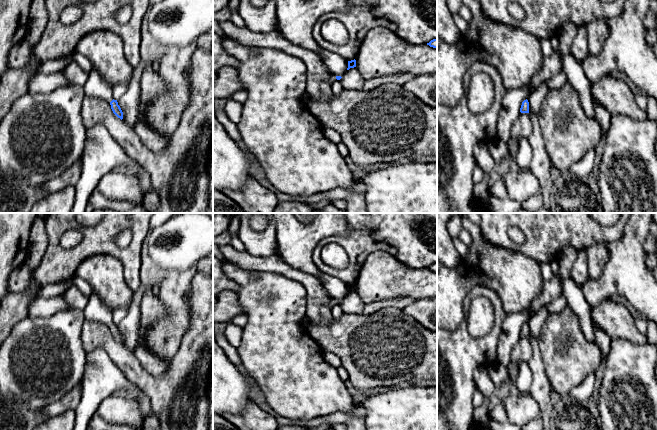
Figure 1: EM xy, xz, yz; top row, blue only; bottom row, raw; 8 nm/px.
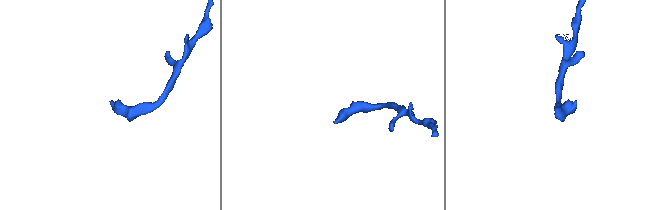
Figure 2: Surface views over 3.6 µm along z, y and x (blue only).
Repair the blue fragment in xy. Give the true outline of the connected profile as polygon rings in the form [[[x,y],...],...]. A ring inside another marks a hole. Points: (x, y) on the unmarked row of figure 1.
[[[95,292],[88,297],[88,303],[83,309],[85,320],[98,321],[109,326],[113,337],[122,344],[123,336],[117,324],[113,323],[112,312],[113,310],[106,306]]]

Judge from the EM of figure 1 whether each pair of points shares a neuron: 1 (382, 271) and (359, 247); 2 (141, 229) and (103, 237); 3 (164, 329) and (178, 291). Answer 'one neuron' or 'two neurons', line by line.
1: two neurons
2: one neuron
3: one neuron

